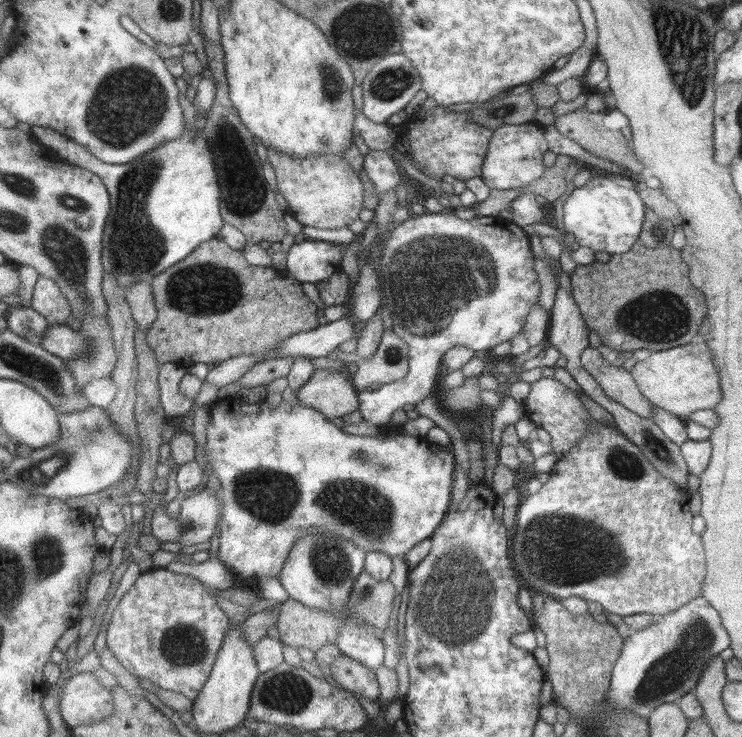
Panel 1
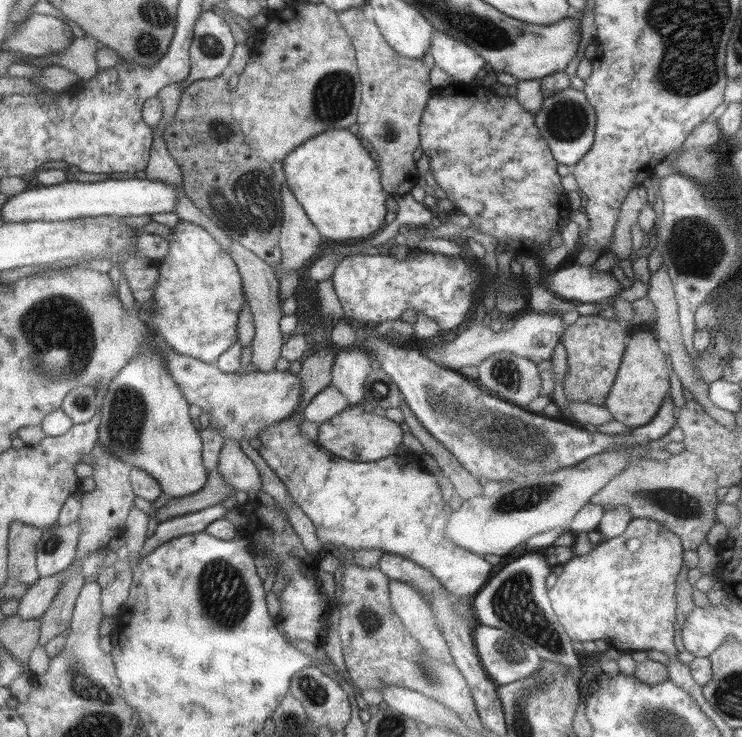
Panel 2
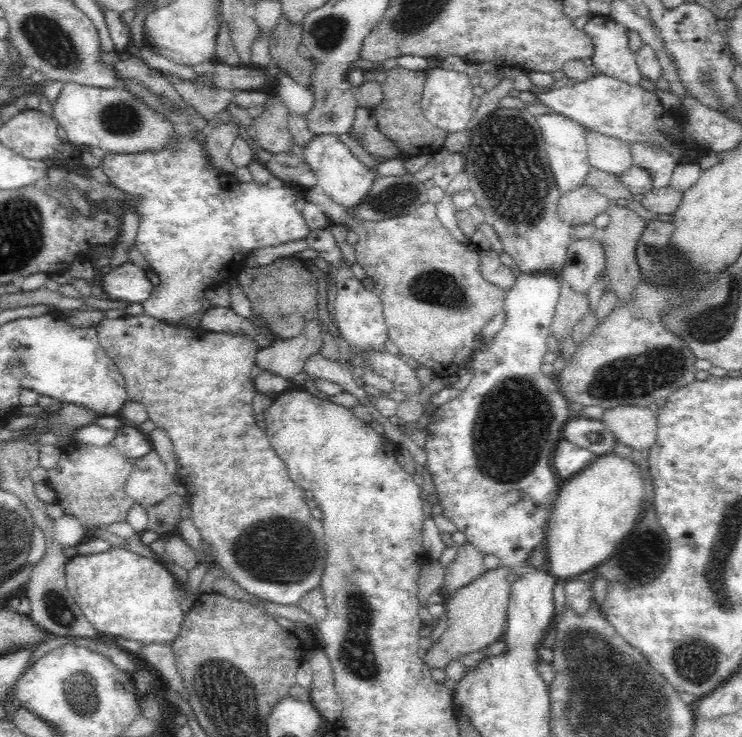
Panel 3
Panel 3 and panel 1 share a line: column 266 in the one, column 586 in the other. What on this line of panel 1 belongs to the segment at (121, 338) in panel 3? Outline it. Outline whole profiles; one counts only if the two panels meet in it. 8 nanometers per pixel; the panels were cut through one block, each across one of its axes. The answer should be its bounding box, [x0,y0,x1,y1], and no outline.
[510,423,707,617]

